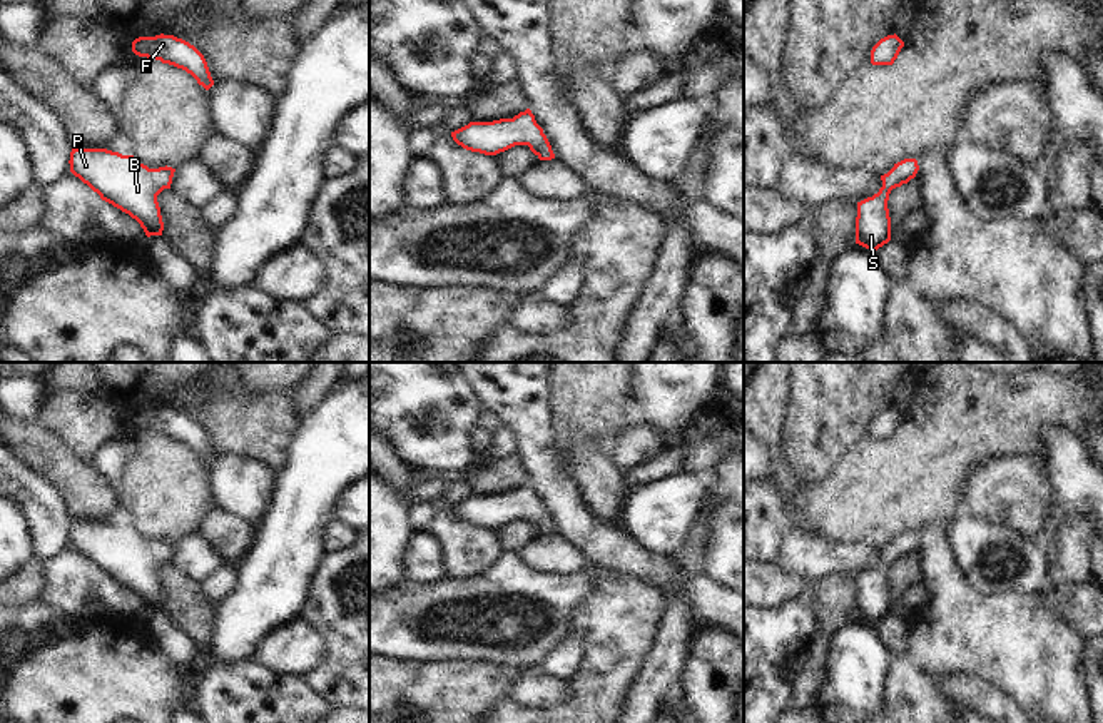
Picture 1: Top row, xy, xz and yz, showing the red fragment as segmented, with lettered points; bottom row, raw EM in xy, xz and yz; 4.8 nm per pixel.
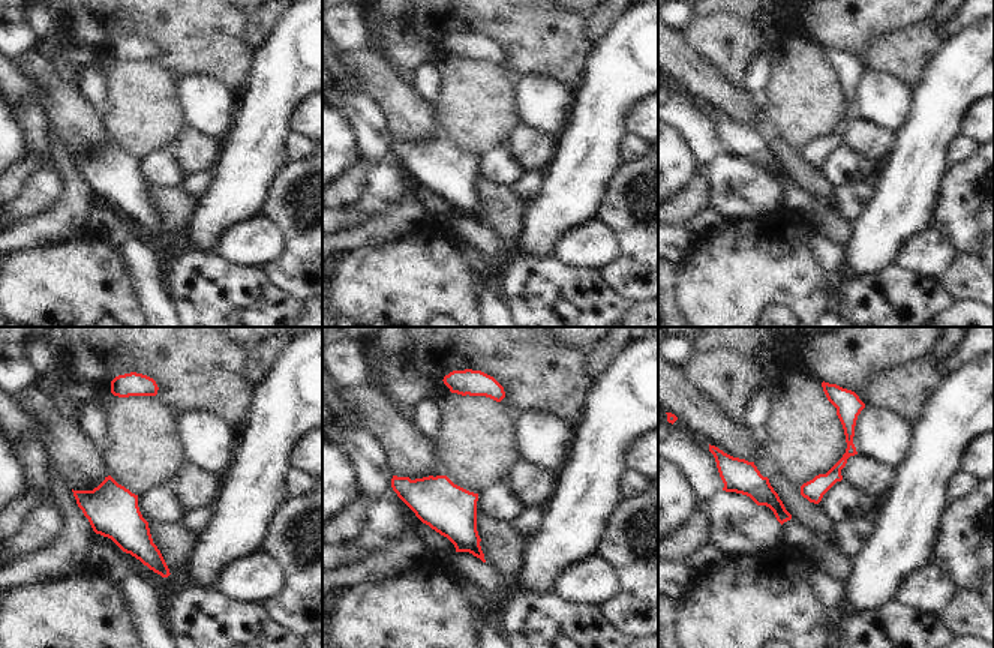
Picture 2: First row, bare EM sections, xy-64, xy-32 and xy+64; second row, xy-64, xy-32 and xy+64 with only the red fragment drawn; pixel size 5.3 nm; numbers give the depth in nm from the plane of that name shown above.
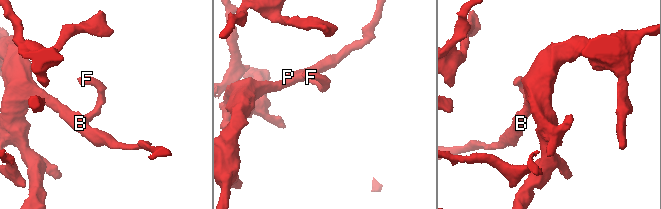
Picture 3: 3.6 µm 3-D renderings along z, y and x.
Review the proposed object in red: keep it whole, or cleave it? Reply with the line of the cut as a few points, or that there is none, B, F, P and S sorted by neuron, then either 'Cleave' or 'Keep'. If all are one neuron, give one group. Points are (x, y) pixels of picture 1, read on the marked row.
No split. Groups: B F P S. Keep.

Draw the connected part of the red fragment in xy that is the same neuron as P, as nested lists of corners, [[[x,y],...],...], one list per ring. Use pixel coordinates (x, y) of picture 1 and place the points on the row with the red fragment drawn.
[[[72,149],[70,172],[102,200],[135,219],[145,235],[162,235],[164,222],[157,195],[170,189],[175,169],[149,169],[134,155],[107,149]]]

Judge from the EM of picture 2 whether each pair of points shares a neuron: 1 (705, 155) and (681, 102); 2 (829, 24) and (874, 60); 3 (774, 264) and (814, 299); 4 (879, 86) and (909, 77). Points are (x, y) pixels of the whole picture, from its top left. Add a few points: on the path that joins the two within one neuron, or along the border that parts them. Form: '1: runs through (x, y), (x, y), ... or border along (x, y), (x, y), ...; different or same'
1: runs through (703, 141), (688, 116); same
2: border along (892, 32), (877, 36), (856, 57); different
3: runs through (784, 272), (804, 288); same
4: border along (865, 71), (889, 74), (901, 80), (912, 90); different

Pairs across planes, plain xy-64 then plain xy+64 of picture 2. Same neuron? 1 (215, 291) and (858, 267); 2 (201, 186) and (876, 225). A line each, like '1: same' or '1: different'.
1: different
2: different

